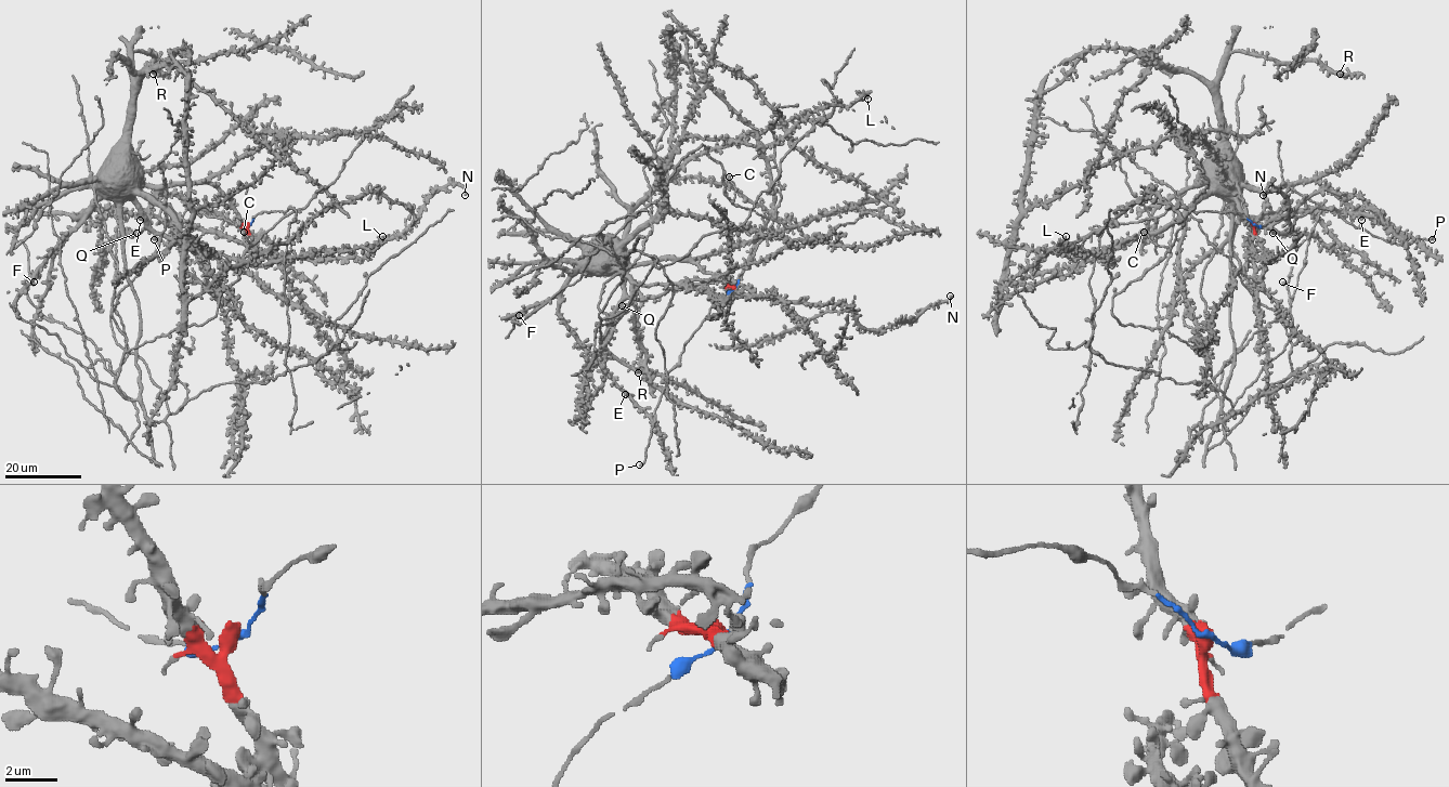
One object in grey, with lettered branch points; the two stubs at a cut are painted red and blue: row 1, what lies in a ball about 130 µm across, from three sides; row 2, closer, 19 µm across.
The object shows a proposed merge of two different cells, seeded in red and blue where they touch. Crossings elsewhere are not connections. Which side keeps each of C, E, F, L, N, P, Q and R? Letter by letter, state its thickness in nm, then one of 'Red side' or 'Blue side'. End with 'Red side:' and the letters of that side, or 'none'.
C: Thickness 420 nm. Red side
E: Thickness 240 nm. Red side
F: Thickness 500 nm. Red side
L: Thickness 360 nm. Red side
N: Thickness 200 nm. Red side
P: Thickness 320 nm. Blue side
Q: Thickness 550 nm. Red side
R: Thickness 360 nm. Red side
Red side: C, E, F, L, N, Q, R

